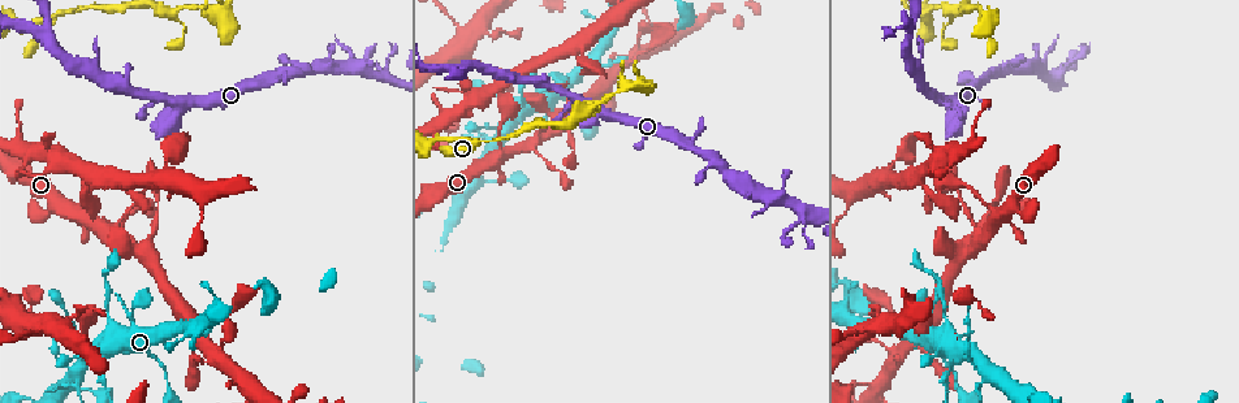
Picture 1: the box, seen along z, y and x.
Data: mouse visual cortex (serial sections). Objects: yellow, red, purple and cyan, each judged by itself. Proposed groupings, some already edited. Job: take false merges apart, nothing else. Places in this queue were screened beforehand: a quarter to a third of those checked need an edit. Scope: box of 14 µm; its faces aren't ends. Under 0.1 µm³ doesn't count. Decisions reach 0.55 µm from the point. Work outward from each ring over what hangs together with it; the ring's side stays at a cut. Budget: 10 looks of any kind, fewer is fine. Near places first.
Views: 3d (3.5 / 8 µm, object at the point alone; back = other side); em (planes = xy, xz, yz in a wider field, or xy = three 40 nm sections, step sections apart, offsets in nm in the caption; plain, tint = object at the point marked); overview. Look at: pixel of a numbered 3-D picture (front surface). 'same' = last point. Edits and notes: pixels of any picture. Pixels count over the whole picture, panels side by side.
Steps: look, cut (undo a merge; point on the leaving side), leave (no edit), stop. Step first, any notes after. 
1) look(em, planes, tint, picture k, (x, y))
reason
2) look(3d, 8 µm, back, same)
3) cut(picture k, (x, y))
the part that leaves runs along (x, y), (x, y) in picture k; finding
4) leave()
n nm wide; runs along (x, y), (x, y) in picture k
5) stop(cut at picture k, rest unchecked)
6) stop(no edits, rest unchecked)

look(em, xy, step 2, tint, picture 1, (996, 218))
a fork

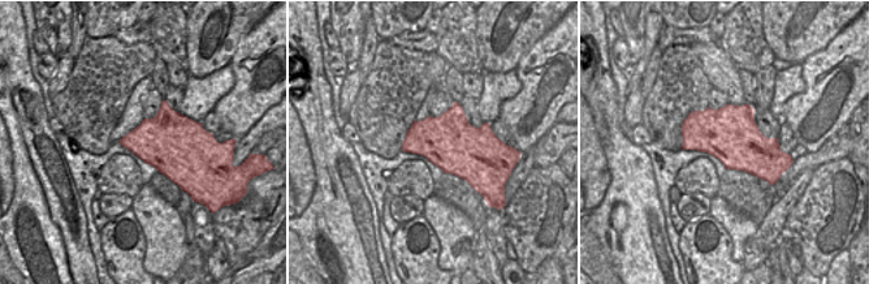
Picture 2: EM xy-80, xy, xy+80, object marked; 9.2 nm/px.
look(3d, 3.5 µm, same)
wider look

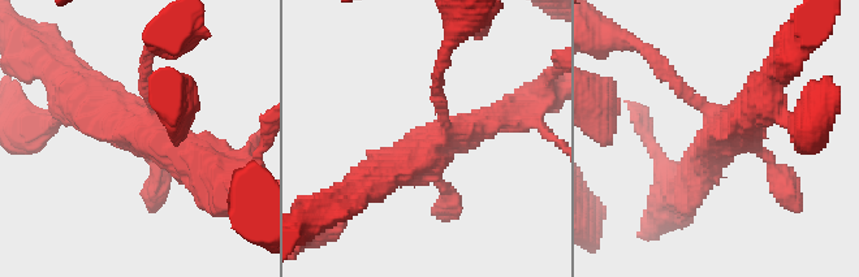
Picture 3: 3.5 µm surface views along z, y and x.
leave()
500 nm wide; runs along (362, 184), (445, 134), (437, 87) in picture 3; all the same cell

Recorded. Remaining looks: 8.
look(3d, 3.5 µm, picture 1, (86, 195))
thin neck

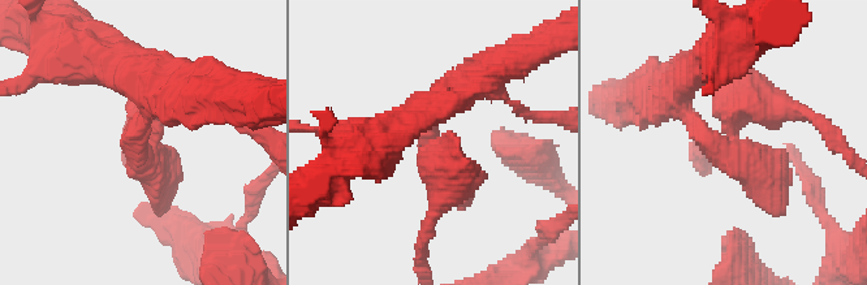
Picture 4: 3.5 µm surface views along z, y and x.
look(em, planes, tint, picture 4, (733, 146))

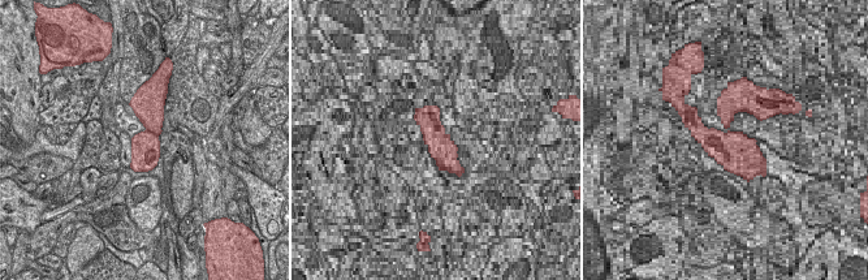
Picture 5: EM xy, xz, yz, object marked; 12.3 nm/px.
leave()
360 nm wide; runs along (777, 111), (743, 103), (714, 147), (671, 99) in picture 4; all the same cell

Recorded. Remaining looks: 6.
look(3d, 3.5 µm, picture 1, (116, 325))
small branch off a trunk

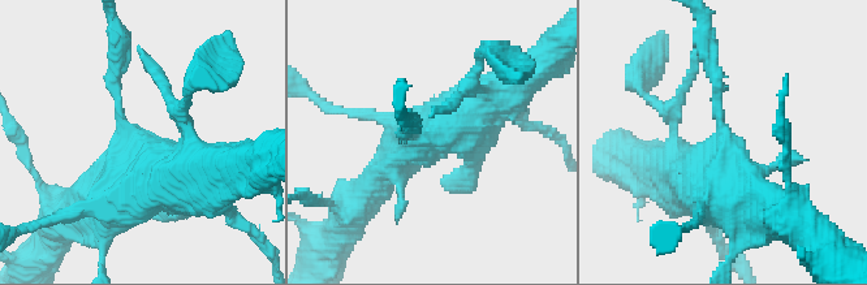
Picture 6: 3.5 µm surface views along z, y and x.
look(em, xy, step 1, tint, picture 6, (724, 136))

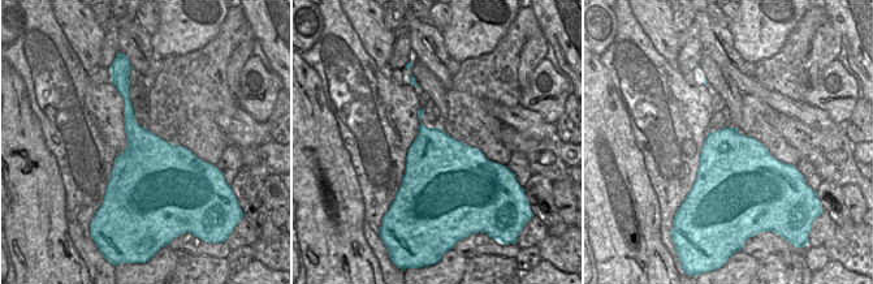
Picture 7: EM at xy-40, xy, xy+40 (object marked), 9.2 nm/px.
leave()
runs along (481, 109), (408, 146), (356, 203) in picture 6; one cell here

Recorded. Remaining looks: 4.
look(3d, 8 µm, picture 1, (215, 11))
small branch off a trunk

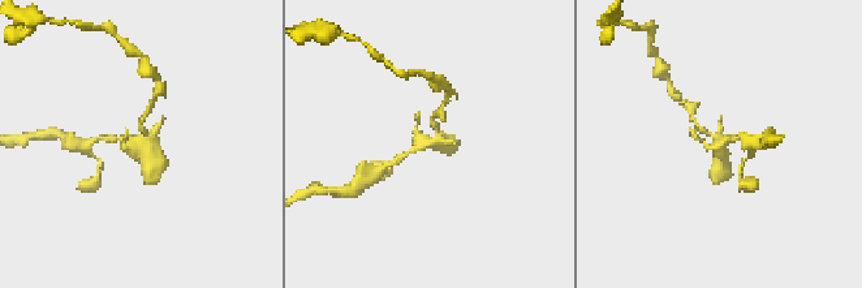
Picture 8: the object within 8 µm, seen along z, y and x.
look(3d, 3.5 µm, back, picture 8, (139, 141))

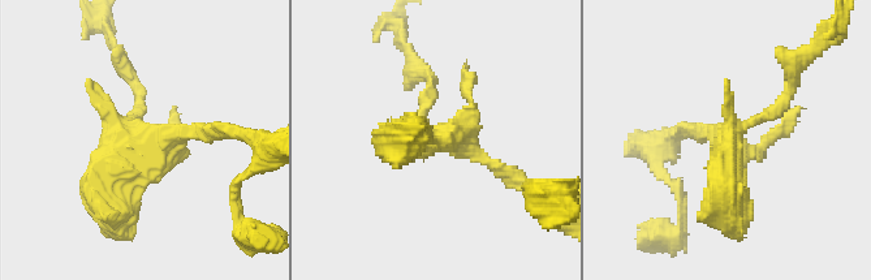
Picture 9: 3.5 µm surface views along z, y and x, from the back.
leave()
runs along (221, 132), (145, 143), (117, 180), (121, 224) in picture 9; one cell here

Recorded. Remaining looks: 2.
stop(no edits, rest unchecked)

